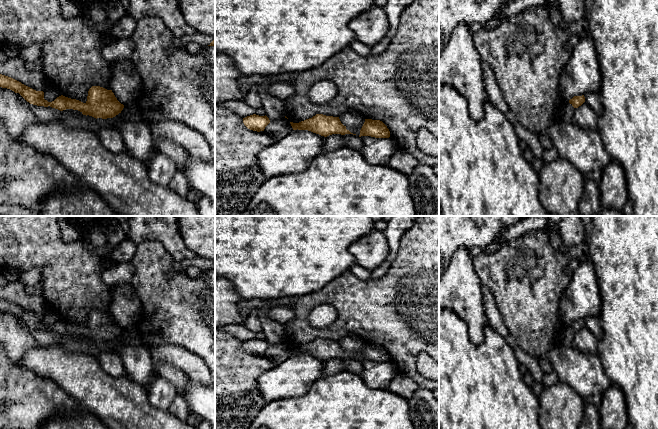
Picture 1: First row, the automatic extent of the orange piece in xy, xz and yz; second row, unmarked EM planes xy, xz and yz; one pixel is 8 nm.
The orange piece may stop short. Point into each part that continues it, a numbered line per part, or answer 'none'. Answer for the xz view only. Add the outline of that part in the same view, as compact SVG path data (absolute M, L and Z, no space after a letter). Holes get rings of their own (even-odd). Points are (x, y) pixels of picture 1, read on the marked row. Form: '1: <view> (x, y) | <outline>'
none

